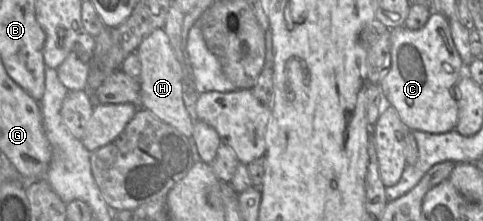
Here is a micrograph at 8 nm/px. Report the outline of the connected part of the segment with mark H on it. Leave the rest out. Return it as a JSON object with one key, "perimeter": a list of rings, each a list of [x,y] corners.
{"perimeter":[[[163,29],[154,30],[138,46],[136,53],[141,63],[140,81],[140,107],[150,111],[159,120],[176,128],[188,138],[192,138],[194,116],[192,110],[188,110],[184,102],[184,72],[170,45],[169,38]]]}

